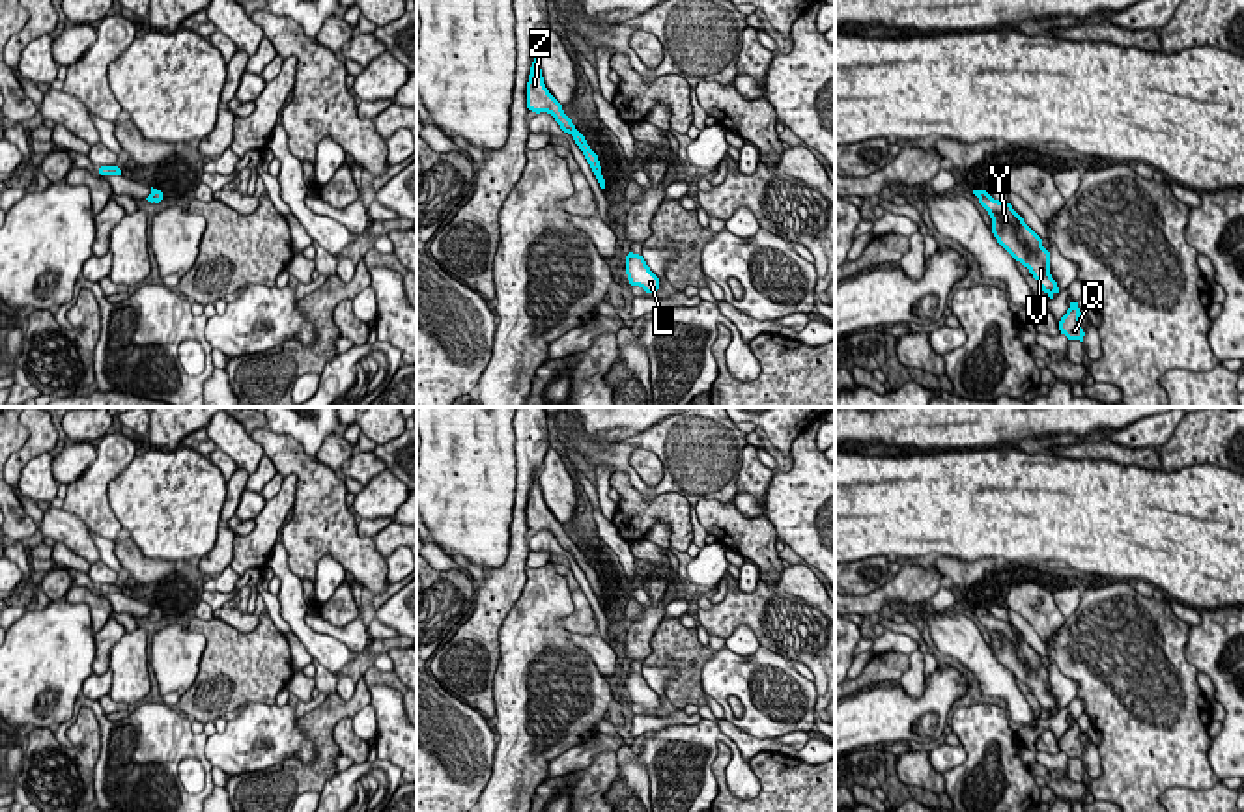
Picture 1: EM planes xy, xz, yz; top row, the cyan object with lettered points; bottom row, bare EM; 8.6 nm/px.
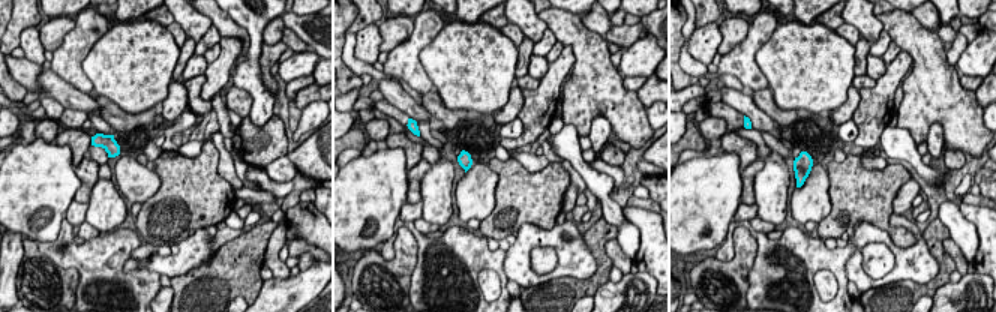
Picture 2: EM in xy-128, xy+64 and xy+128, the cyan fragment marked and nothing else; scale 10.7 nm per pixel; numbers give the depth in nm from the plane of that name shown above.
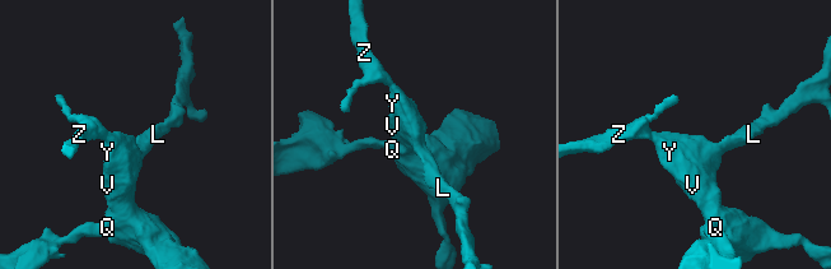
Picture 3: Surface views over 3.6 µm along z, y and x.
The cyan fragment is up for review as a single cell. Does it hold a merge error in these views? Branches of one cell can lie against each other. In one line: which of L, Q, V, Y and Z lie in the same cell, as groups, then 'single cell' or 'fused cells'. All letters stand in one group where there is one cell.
L Q V Y Z; single cell

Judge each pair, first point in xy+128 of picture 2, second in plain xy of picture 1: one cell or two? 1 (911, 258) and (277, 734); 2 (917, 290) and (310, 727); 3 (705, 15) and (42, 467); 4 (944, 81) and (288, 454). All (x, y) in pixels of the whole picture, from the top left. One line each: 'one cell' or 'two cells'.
1: one cell
2: one cell
3: two cells
4: one cell

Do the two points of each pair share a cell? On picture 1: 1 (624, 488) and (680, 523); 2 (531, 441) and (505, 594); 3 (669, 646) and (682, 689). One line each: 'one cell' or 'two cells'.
1: one cell
2: one cell
3: one cell

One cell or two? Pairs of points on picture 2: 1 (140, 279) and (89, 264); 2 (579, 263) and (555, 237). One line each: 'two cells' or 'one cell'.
1: one cell
2: one cell

